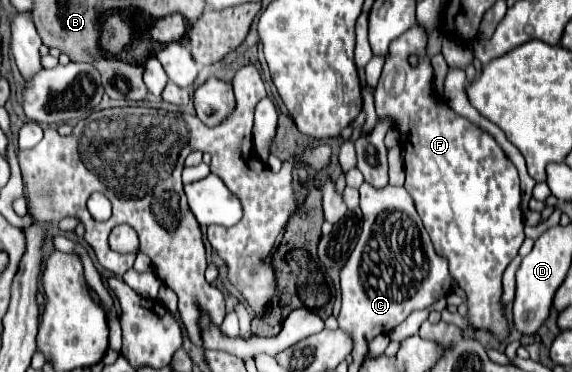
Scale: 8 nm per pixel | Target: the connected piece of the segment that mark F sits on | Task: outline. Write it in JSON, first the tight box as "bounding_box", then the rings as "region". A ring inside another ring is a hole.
{"bounding_box":[374,24,524,342],"region":[[[416,24],[390,44],[382,78],[374,92],[376,114],[378,118],[394,120],[400,132],[400,144],[404,152],[406,170],[404,188],[414,198],[416,210],[424,222],[426,232],[432,238],[434,250],[448,260],[452,278],[466,292],[468,306],[466,317],[461,317],[457,312],[451,313],[445,308],[441,313],[441,320],[453,323],[462,330],[470,326],[476,330],[488,330],[498,342],[504,342],[510,334],[510,324],[506,320],[506,308],[502,304],[502,274],[506,266],[512,262],[512,258],[518,254],[520,244],[524,242],[518,170],[486,130],[472,124],[468,118],[458,116],[448,104],[440,102],[434,96],[432,86],[434,70],[426,54],[426,42],[428,42],[426,30],[420,24]]]}

